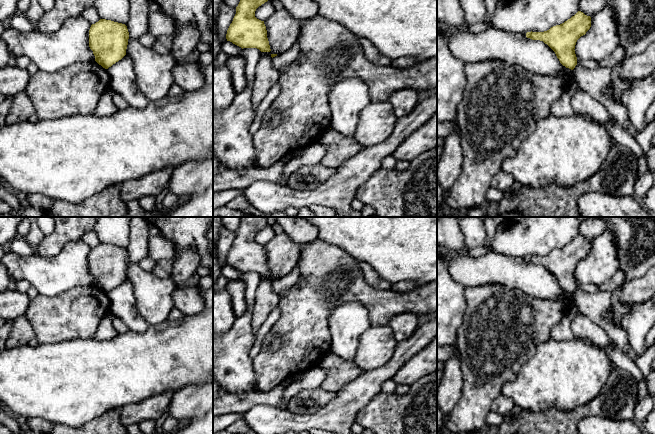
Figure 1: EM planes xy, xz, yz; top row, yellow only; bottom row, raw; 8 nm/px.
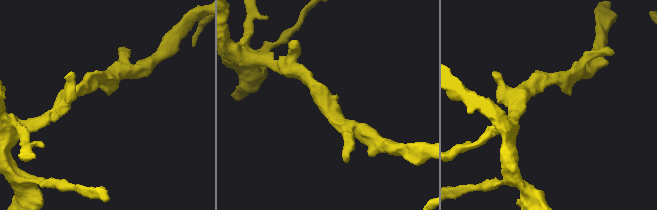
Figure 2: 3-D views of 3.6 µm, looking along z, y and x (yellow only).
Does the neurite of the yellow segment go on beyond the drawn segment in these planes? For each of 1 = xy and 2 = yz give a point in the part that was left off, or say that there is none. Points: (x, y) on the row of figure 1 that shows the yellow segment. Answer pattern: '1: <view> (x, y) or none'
1: none
2: none

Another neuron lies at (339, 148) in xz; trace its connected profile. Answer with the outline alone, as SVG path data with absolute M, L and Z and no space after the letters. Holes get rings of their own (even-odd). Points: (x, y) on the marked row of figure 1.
M333 129L327 130L319 138L319 143L327 147L321 164L336 169L364 148L355 138L345 137Z

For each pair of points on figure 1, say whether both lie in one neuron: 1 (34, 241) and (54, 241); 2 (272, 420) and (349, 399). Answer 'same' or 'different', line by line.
1: different
2: same

